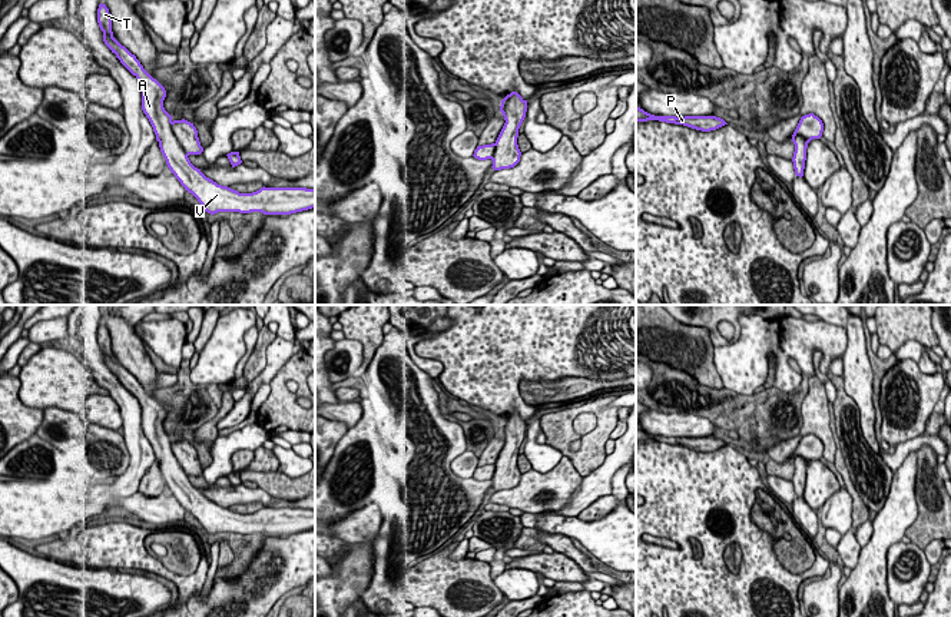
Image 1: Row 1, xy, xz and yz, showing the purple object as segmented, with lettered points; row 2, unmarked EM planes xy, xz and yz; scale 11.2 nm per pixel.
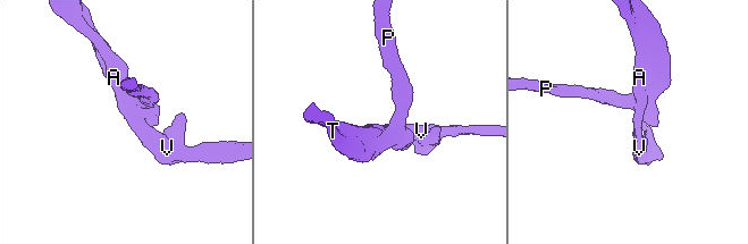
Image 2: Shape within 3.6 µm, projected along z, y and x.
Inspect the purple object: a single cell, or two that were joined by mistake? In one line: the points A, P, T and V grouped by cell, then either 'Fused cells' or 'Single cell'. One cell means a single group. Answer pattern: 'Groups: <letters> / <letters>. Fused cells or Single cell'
Groups: A P T V. Single cell

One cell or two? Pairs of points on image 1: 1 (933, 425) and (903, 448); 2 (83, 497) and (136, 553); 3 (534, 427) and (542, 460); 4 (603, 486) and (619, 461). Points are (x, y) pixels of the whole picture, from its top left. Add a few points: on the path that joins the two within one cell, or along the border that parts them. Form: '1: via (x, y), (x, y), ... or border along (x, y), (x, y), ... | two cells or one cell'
1: border along (924, 433), (935, 437) | two cells
2: border along (105, 517), (99, 520) | two cells
3: via (532, 435), (532, 448), (534, 451) | one cell
4: via (603, 480), (603, 475), (613, 465) | one cell

